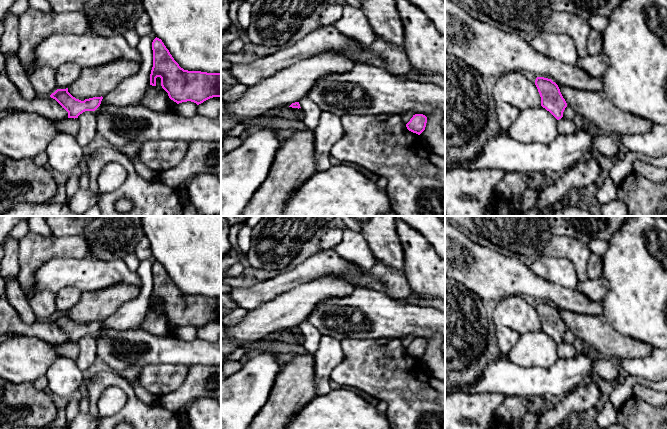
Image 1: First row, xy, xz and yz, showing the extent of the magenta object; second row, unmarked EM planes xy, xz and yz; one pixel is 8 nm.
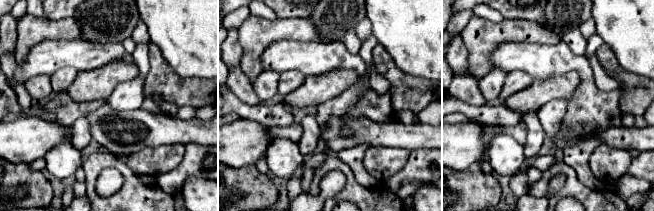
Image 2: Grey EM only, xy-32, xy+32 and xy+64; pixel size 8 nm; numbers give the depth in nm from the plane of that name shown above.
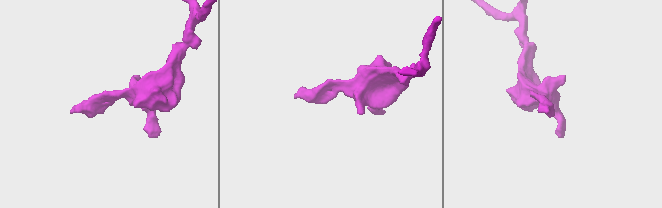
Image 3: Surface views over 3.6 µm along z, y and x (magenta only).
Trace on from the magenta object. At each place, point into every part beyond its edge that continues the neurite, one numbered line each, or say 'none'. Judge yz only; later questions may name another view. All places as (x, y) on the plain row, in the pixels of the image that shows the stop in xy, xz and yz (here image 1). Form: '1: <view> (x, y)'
none

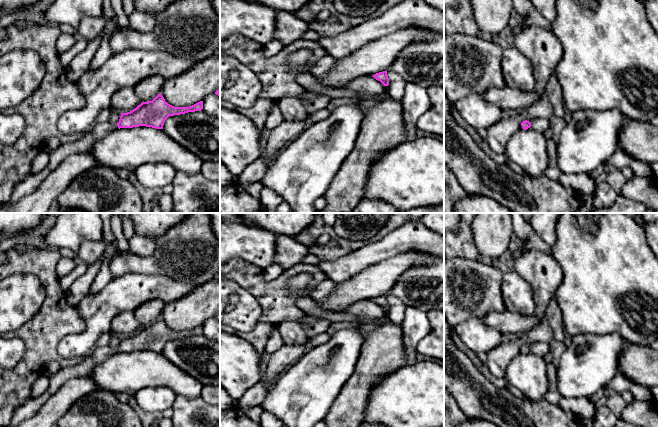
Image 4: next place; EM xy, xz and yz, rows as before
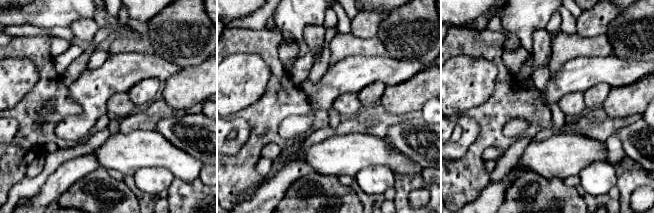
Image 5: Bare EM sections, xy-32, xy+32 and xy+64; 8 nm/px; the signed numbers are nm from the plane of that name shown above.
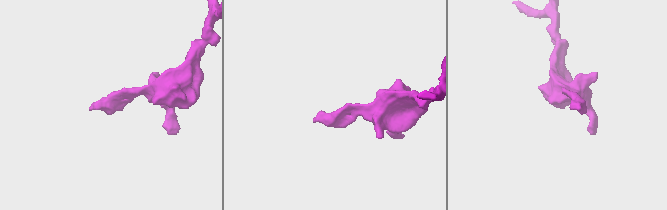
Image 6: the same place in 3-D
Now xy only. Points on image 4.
1: xy (83, 367)

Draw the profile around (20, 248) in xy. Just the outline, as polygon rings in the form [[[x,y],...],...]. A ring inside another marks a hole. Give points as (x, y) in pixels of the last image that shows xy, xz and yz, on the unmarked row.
[[[17,245],[13,249],[20,252],[20,253],[33,252],[33,251],[41,250],[41,249],[34,247],[34,246],[31,246],[31,245]]]

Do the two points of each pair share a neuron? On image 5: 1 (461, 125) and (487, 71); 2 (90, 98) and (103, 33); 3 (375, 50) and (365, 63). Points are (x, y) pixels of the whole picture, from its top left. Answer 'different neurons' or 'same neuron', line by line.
1: different neurons
2: different neurons
3: different neurons

